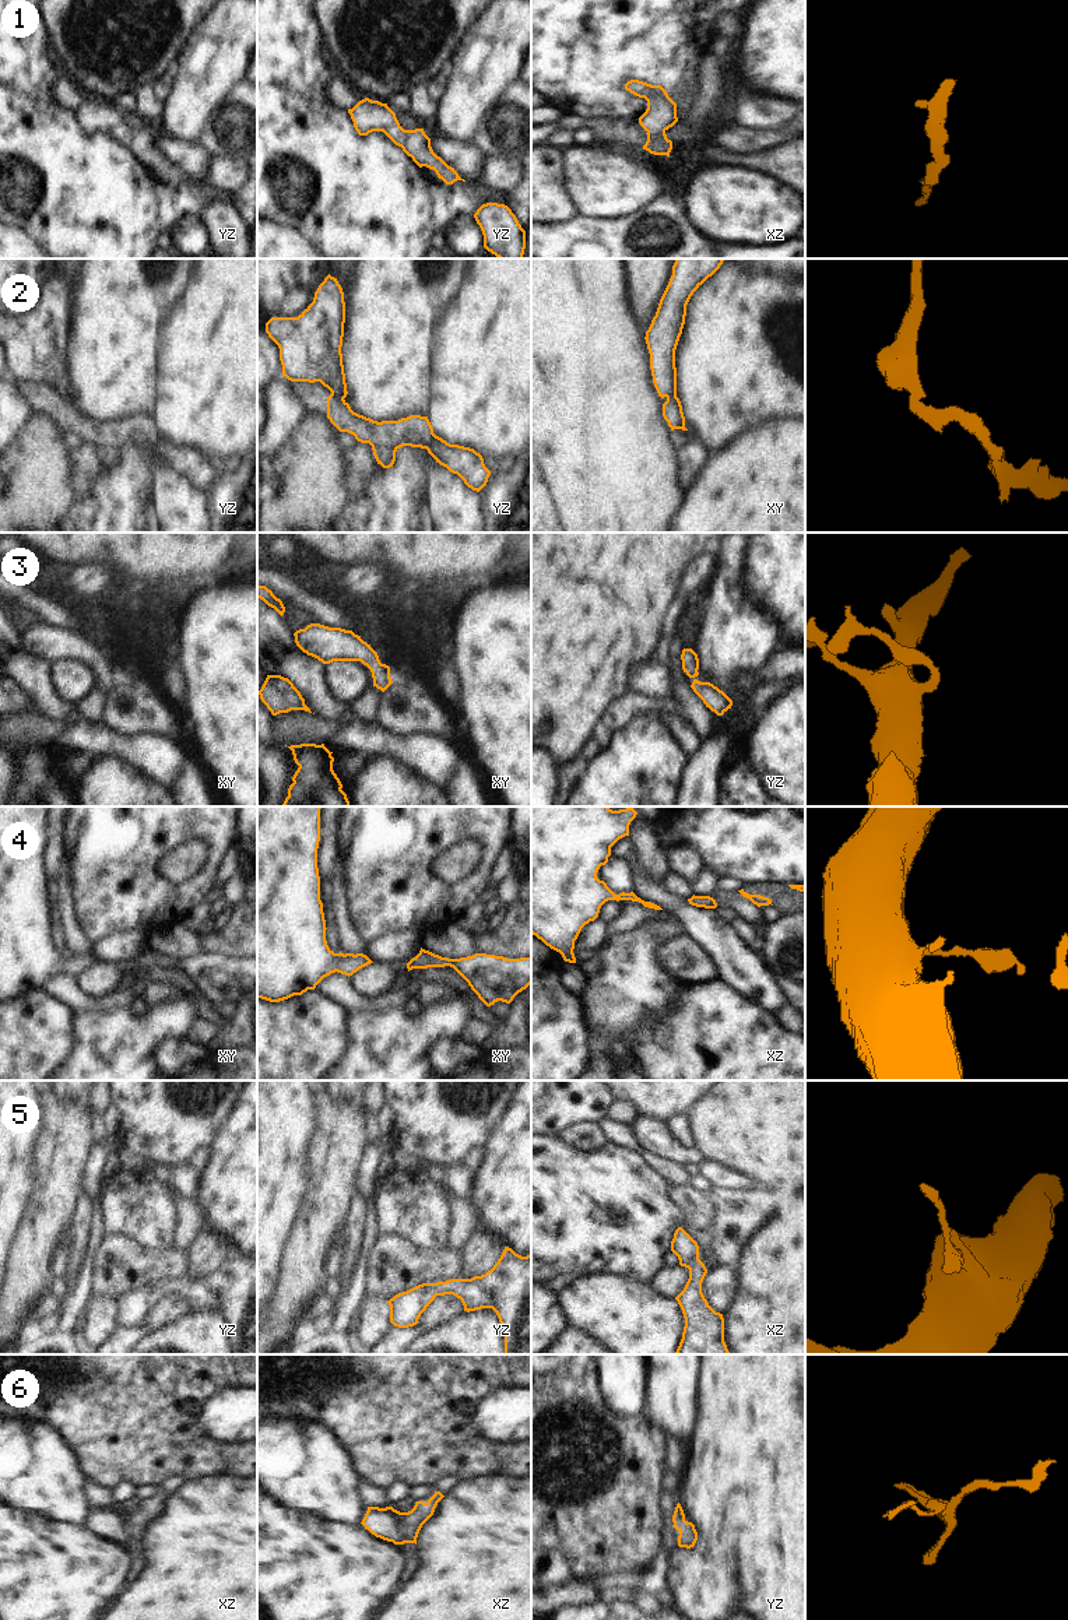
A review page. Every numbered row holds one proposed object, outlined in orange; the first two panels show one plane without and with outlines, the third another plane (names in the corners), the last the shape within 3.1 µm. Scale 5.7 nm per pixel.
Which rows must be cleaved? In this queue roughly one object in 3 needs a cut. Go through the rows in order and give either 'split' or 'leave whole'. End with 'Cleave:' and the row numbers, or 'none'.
1: leave whole
2: split
3: leave whole
4: leave whole
5: leave whole
6: leave whole
Cleave: 2

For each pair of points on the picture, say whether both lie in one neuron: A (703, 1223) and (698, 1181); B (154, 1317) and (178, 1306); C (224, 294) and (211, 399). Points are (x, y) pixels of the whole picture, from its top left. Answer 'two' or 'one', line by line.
A: two
B: one
C: one

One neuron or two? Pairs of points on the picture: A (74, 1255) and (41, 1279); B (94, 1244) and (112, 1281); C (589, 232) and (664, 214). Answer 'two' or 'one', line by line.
A: two
B: two
C: one

